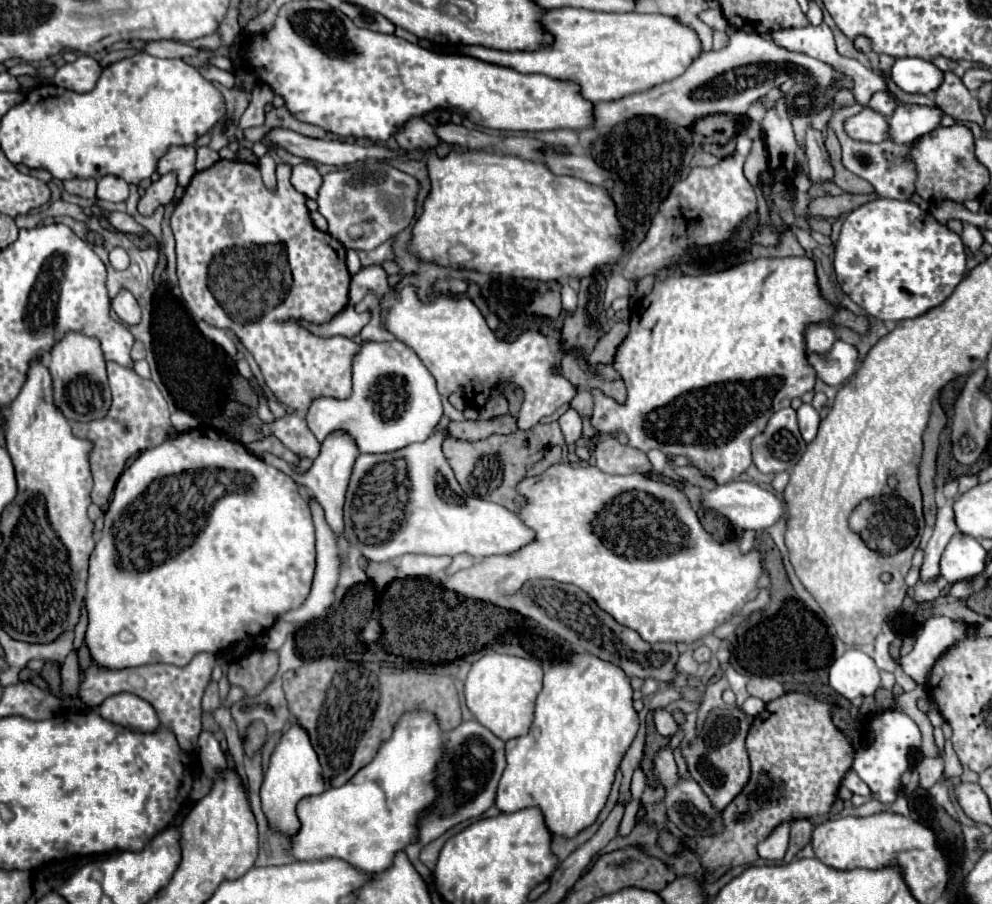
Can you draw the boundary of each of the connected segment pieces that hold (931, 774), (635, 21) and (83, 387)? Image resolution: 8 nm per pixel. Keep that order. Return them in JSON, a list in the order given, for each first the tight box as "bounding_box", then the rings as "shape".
[{"bounding_box":[918,757,944,789],"shape":[[[924,757],[922,759],[922,763],[918,763],[918,773],[920,773],[920,785],[924,787],[924,789],[928,789],[928,787],[932,787],[934,783],[936,783],[936,779],[942,775],[942,765],[944,765],[944,761],[942,761],[942,757]]]},{"bounding_box":[458,7,700,101],"shape":[[[560,7],[544,11],[540,23],[546,33],[554,37],[554,45],[548,49],[536,51],[498,51],[478,45],[462,45],[458,47],[460,53],[476,57],[486,63],[494,63],[500,67],[512,67],[518,73],[540,73],[558,81],[572,81],[580,87],[580,95],[586,101],[614,101],[622,99],[632,93],[648,91],[654,85],[670,81],[686,71],[686,67],[700,55],[700,41],[690,27],[684,27],[672,17],[666,15],[642,15],[642,13],[602,13],[602,11],[588,11],[588,9],[574,9],[574,7]]]},{"bounding_box":[48,333,112,423],"shape":[[[68,333],[60,343],[52,347],[48,369],[54,385],[54,405],[70,423],[88,423],[106,417],[112,397],[106,379],[106,363],[98,339],[80,333]]]}]

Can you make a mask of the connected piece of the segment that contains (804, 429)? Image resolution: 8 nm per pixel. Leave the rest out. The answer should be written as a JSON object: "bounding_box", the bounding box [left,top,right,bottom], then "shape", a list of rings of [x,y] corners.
{"bounding_box":[798,405,820,441],"shape":[[[802,405],[798,409],[798,425],[800,425],[800,433],[804,437],[804,441],[812,441],[816,437],[818,425],[820,425],[820,415],[812,405]]]}

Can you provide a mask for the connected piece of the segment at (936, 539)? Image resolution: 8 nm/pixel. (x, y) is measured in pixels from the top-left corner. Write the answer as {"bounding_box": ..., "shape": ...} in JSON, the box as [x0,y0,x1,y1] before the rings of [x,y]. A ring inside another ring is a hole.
{"bounding_box":[920,499,956,583],"shape":[[[952,499],[938,509],[938,519],[934,525],[934,533],[924,549],[924,565],[920,571],[920,581],[928,583],[932,577],[940,575],[940,555],[944,551],[944,547],[948,545],[948,541],[952,539],[952,535],[956,533],[956,525],[954,525],[954,515],[952,515]]]}

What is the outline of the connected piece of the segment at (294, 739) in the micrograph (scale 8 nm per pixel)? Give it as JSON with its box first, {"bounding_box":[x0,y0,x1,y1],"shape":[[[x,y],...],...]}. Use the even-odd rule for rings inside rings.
{"bounding_box":[262,725,324,835],"shape":[[[290,725],[288,731],[282,733],[280,741],[276,743],[268,769],[264,773],[264,783],[262,783],[262,809],[270,821],[272,827],[284,831],[286,835],[292,835],[298,831],[300,823],[296,817],[296,803],[302,797],[316,795],[324,791],[324,779],[322,779],[322,769],[316,757],[316,751],[312,749],[312,743],[308,741],[308,733],[300,729],[300,725]]]}

